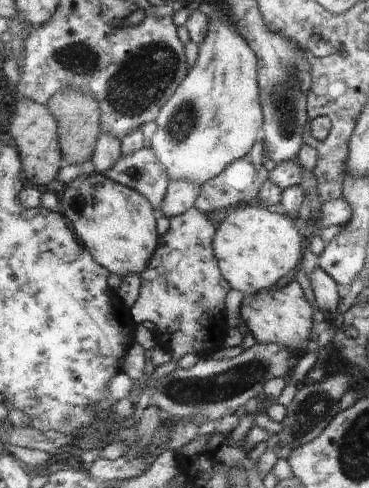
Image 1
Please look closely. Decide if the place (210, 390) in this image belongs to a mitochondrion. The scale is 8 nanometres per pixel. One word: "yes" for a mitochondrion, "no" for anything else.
yes

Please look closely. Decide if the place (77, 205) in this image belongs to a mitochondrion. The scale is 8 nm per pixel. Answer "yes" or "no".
no

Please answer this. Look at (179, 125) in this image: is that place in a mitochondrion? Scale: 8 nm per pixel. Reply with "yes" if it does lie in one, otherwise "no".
yes

